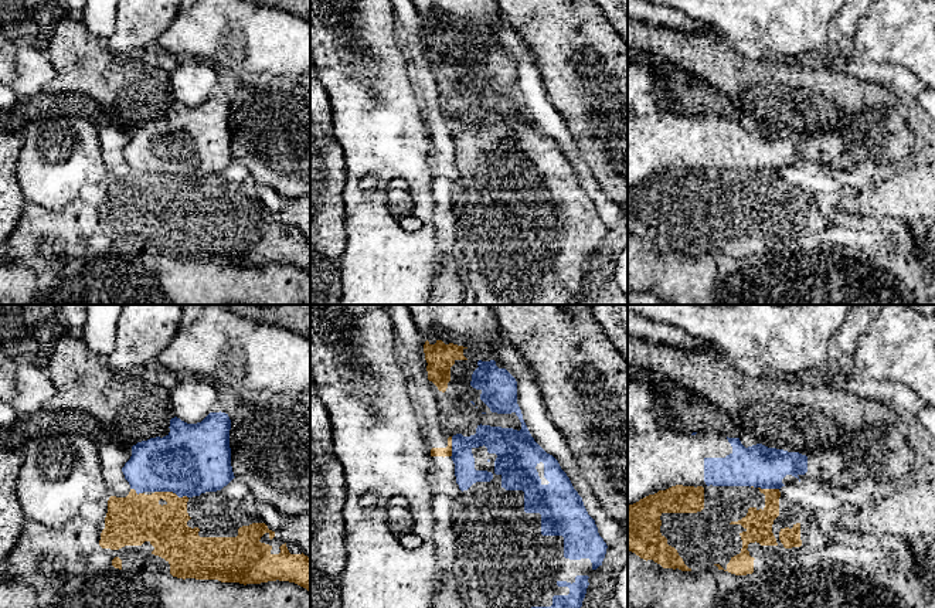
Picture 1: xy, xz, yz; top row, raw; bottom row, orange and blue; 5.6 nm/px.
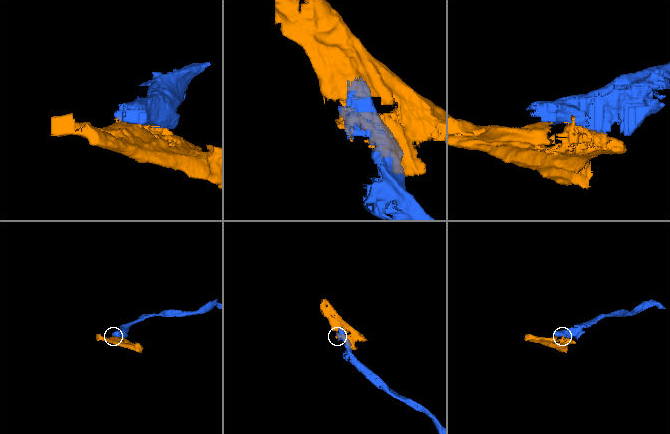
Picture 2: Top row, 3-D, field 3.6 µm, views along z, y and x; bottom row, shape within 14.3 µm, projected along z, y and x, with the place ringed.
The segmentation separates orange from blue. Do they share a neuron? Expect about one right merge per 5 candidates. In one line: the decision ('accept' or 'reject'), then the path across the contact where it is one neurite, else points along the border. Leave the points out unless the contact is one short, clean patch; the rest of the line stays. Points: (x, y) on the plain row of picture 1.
reject

